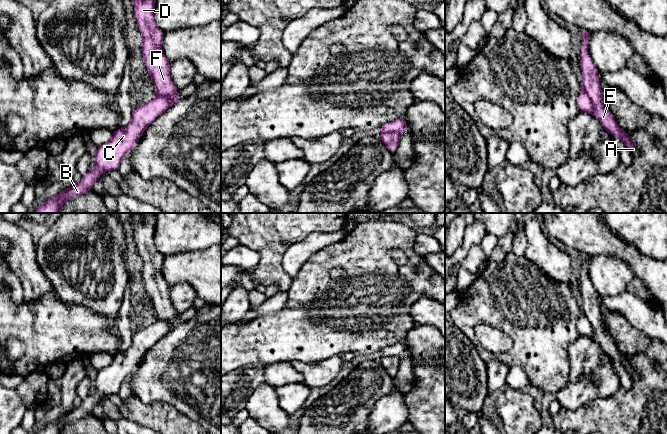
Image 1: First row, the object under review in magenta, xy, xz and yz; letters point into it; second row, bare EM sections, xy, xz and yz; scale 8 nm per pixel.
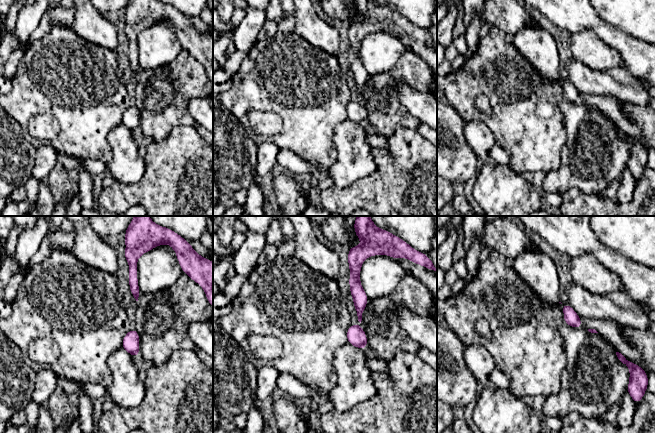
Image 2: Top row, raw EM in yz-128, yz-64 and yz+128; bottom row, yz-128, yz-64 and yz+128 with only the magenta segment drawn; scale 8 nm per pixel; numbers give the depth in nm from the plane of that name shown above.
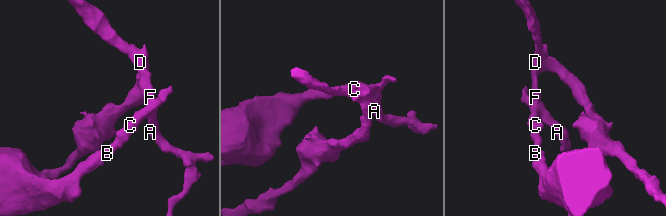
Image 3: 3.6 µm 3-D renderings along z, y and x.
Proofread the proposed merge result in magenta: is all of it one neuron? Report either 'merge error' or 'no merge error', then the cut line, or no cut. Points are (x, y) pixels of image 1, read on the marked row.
merge error; cut in yz along (582, 88), (590, 99), (595, 114)

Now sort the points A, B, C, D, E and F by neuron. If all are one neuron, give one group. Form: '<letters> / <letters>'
A D E F / B C

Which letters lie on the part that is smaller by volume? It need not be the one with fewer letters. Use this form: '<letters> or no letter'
B, C

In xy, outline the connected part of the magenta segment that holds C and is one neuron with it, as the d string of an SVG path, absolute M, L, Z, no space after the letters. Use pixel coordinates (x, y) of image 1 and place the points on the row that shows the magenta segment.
M177 90L172 98L157 96L134 108L131 122L125 128L113 130L112 139L108 143L96 147L96 167L82 176L79 183L65 188L61 193L46 200L33 213L60 213L63 204L68 199L91 191L93 184L102 173L117 170L125 154L137 145L139 138L148 126L181 98Z

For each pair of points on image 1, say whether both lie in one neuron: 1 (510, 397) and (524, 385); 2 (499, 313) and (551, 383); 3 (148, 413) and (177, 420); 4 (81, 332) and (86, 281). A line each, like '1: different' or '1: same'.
1: different
2: same
3: same
4: different

